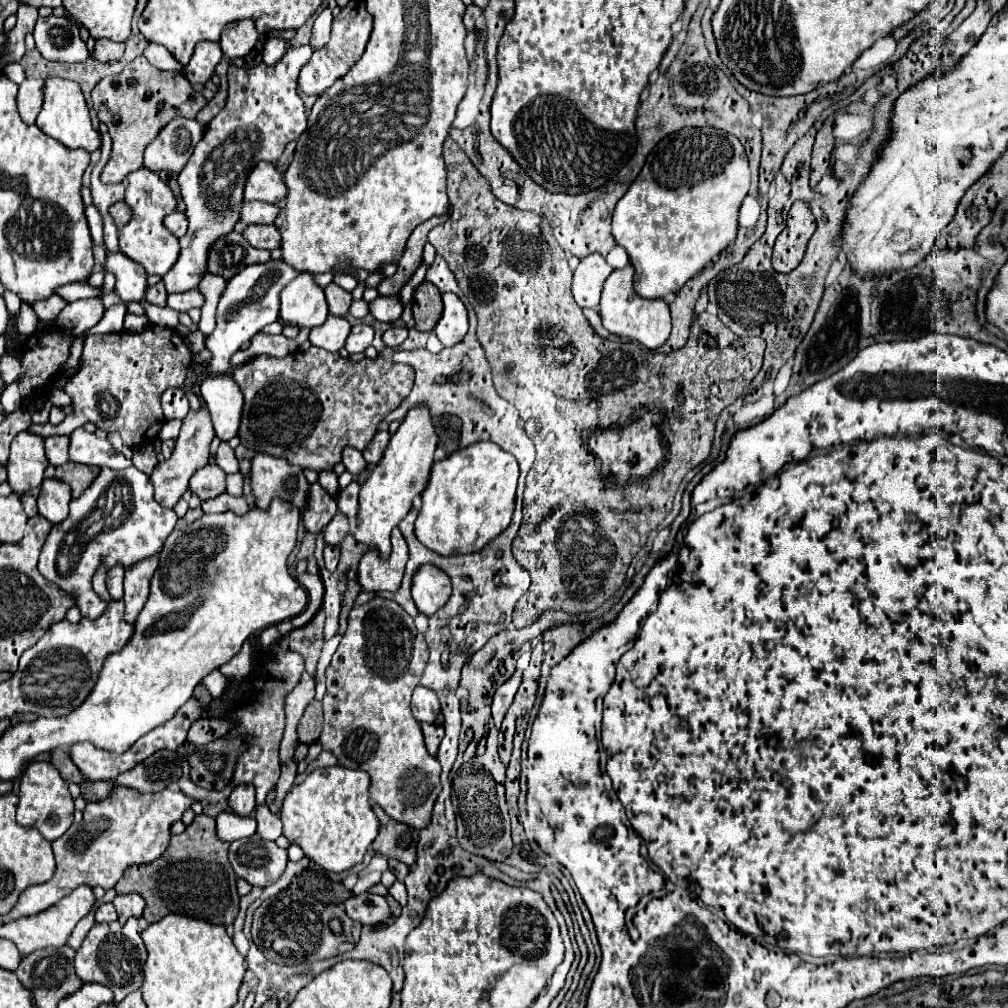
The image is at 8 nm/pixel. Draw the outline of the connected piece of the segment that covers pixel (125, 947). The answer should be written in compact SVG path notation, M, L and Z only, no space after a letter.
M128 918L120 932L112 932L108 924L94 924L76 952L74 966L82 982L98 982L114 992L114 1000L124 1000L126 994L142 986L142 968L146 962L146 946L142 942L142 926L138 918Z

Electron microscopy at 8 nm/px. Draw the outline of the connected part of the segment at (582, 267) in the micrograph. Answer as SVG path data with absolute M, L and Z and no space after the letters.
M590 254L580 260L572 280L572 294L580 308L598 310L602 284L610 276L612 270L614 268L600 254Z

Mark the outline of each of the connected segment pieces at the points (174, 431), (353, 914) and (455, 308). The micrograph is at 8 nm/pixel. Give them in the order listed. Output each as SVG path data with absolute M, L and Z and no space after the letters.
M170 420L162 426L160 430L160 440L166 442L166 440L176 440L178 438L178 432L180 432L180 426L182 426L182 420Z
M362 892L344 902L344 908L352 920L358 920L364 926L374 926L390 918L390 908L384 896Z
M442 294L442 300L444 310L438 324L434 326L434 334L438 336L442 346L450 348L458 344L468 332L468 314L462 300L456 294Z

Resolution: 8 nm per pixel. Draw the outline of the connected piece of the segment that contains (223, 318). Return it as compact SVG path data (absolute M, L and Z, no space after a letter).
M270 260L260 264L250 264L234 278L228 280L228 286L220 298L216 310L216 328L206 338L206 348L212 352L212 362L204 368L202 374L224 374L230 370L230 356L240 350L244 342L248 342L254 334L258 334L266 324L278 320L278 298L284 286L288 286L300 270L292 268L282 260Z

